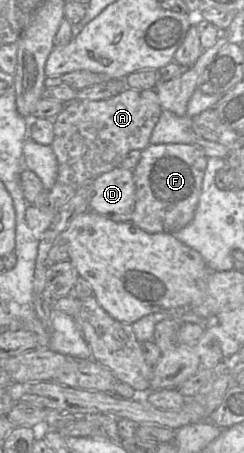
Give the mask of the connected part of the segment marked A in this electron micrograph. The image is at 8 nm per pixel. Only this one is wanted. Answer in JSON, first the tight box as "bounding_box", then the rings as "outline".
{"bounding_box":[25,88,162,244],"outline":[[[125,88],[106,100],[75,100],[64,106],[53,119],[54,139],[50,145],[58,162],[56,182],[48,191],[46,205],[29,205],[25,210],[26,223],[38,244],[42,234],[50,228],[57,211],[81,186],[89,185],[100,174],[118,167],[130,151],[142,151],[150,144],[152,131],[162,111],[154,89]]]}

